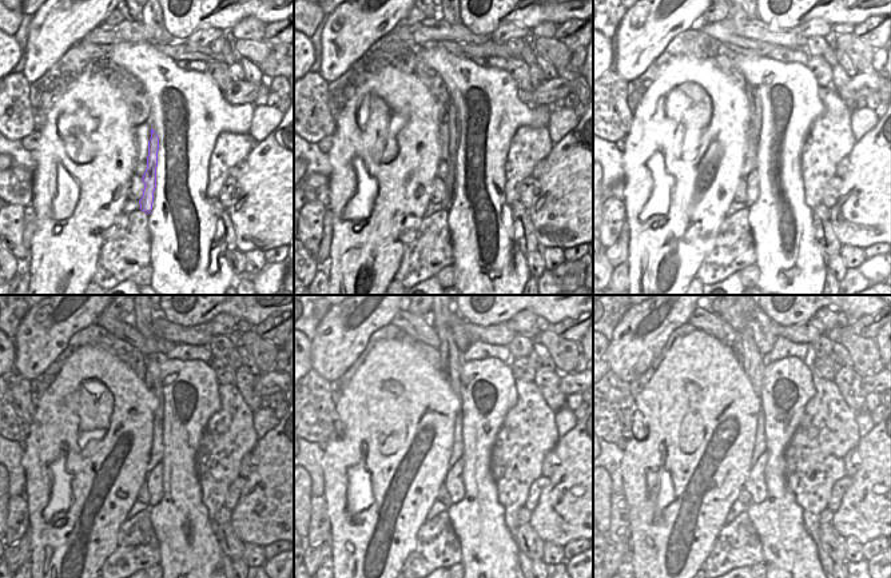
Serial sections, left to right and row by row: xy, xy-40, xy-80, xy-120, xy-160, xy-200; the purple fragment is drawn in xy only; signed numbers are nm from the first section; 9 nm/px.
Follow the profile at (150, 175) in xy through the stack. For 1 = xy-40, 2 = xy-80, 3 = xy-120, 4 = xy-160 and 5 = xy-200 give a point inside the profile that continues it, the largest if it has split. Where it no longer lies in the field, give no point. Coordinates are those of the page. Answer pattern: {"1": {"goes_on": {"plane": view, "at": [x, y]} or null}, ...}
{"1": {"goes_on": {"plane": "xy-40", "at": [453, 123]}}, "2": {"goes_on": {"plane": "xy-80", "at": [751, 154]}}, "3": {"goes_on": {"plane": "xy-120", "at": [152, 382]}}, "4": {"goes_on": {"plane": "xy-160", "at": [452, 361]}}, "5": {"goes_on": {"plane": "xy-200", "at": [746, 347]}}}

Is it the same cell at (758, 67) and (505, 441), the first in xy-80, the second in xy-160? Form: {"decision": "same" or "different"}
{"decision": "different"}

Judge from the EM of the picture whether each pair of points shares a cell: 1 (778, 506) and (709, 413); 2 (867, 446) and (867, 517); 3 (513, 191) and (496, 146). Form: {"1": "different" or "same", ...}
{"1": "different", "2": "same", "3": "different"}

